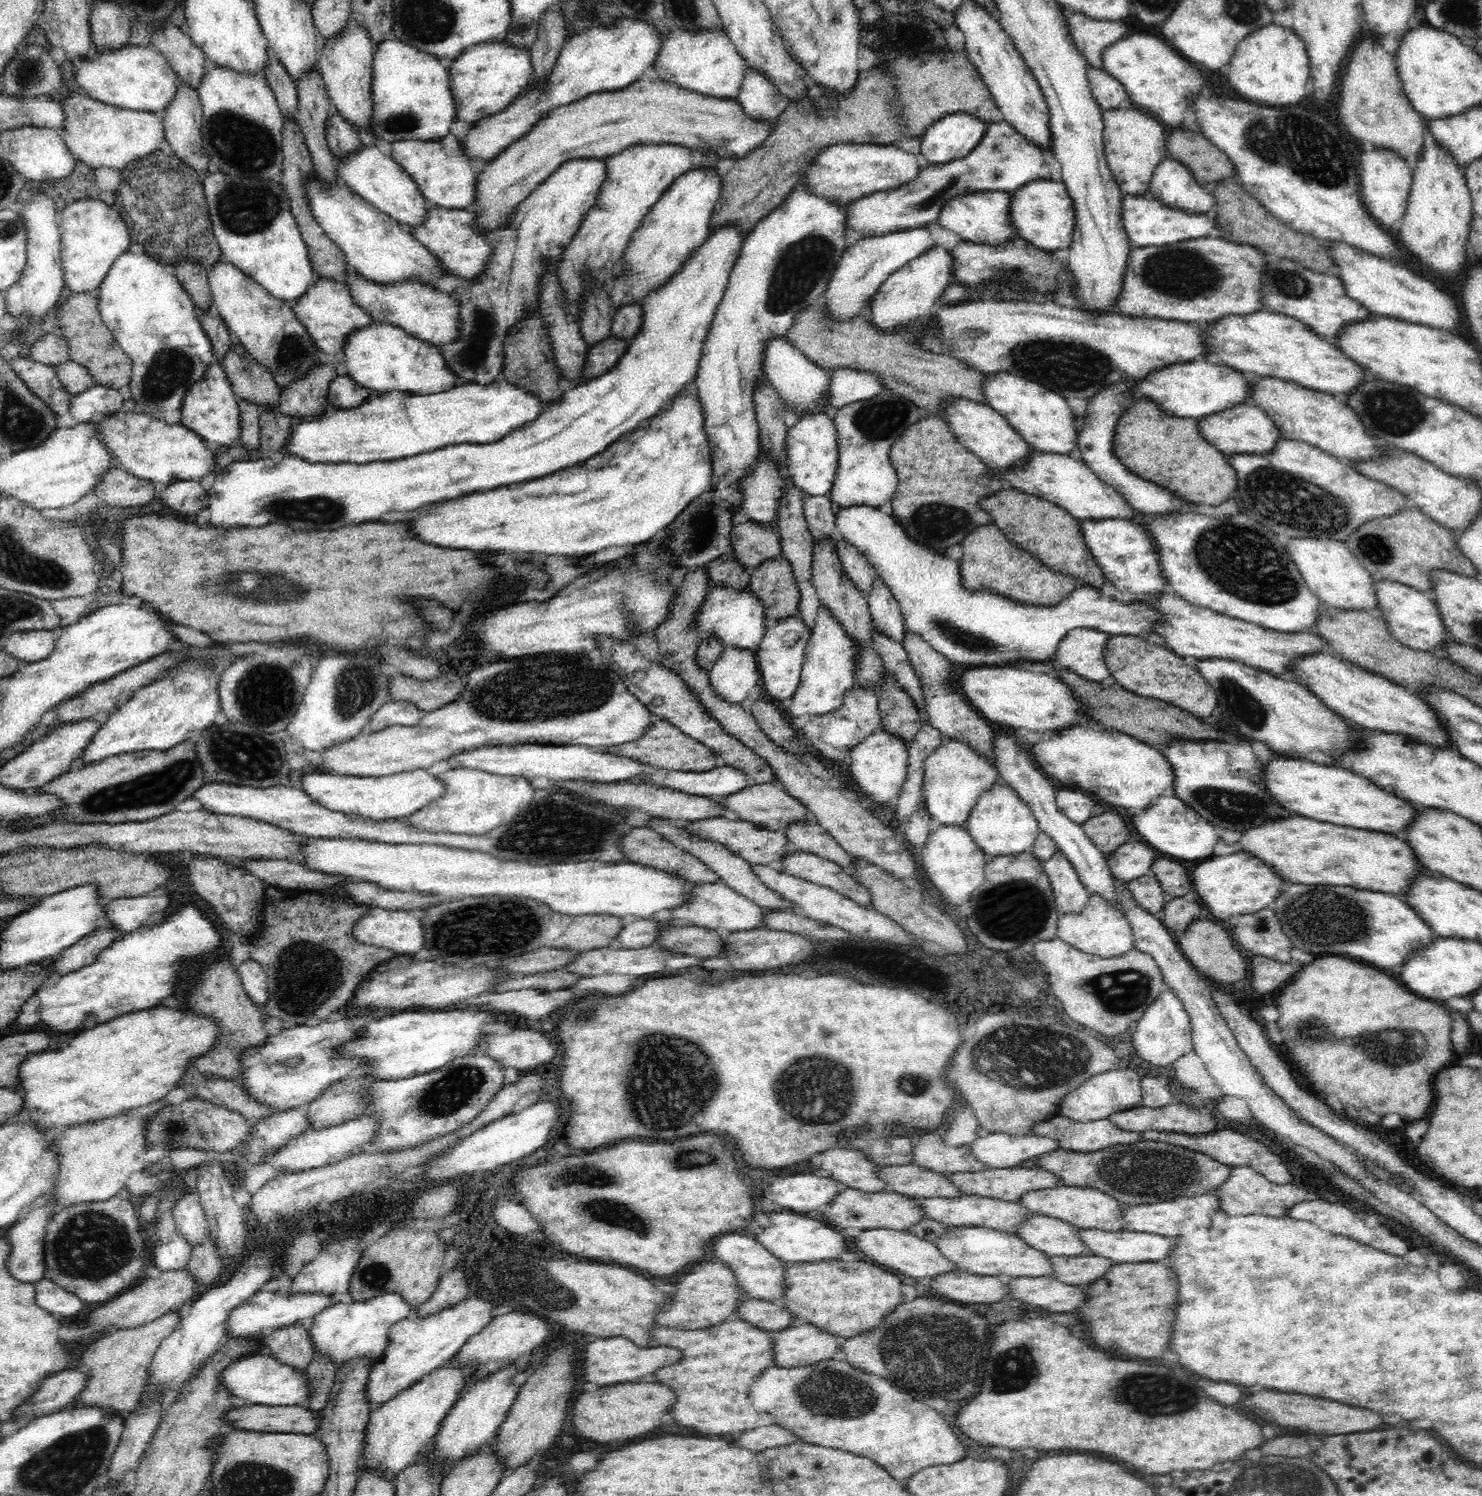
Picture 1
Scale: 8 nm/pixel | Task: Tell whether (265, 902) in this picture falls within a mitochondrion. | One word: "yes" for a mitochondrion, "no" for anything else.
no

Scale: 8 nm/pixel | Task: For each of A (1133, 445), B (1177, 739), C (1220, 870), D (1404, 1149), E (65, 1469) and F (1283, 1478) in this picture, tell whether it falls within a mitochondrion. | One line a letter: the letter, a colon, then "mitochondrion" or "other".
A: other
B: other
C: other
D: other
E: mitochondrion
F: mitochondrion

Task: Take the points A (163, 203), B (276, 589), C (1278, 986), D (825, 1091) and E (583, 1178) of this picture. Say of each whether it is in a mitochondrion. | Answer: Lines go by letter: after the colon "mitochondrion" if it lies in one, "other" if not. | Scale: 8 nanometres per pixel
A: mitochondrion
B: mitochondrion
C: other
D: mitochondrion
E: mitochondrion

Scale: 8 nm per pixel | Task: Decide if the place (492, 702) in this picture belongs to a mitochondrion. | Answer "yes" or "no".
yes

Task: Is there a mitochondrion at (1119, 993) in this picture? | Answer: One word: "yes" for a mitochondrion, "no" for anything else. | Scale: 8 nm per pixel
yes

